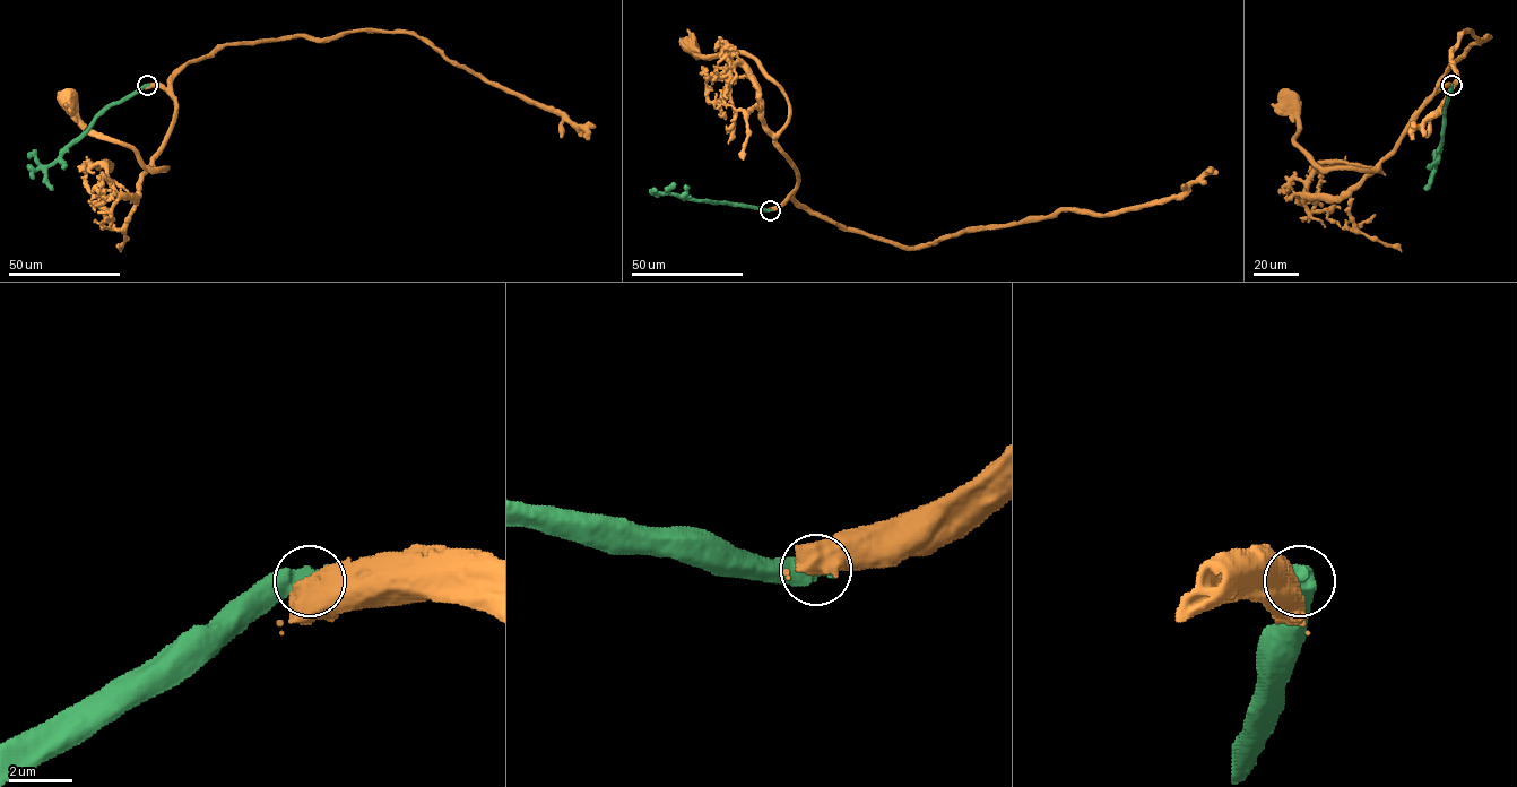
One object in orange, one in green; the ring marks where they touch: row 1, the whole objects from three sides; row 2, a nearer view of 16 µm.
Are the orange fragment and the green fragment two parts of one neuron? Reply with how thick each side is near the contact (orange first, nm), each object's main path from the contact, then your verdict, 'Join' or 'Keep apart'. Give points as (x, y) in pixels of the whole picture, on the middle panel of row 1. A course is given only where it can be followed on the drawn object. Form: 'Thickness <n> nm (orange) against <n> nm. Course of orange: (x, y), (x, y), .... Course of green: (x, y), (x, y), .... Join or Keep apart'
Thickness 650 nm (orange) against 650 nm. Course of orange: (770, 210), (797, 184), (797, 171), (776, 141), (788, 120), (786, 94), (751, 57), (702, 57), (693, 46). Course of green: (770, 210), (681, 198), (668, 192), (675, 184). Keep apart

